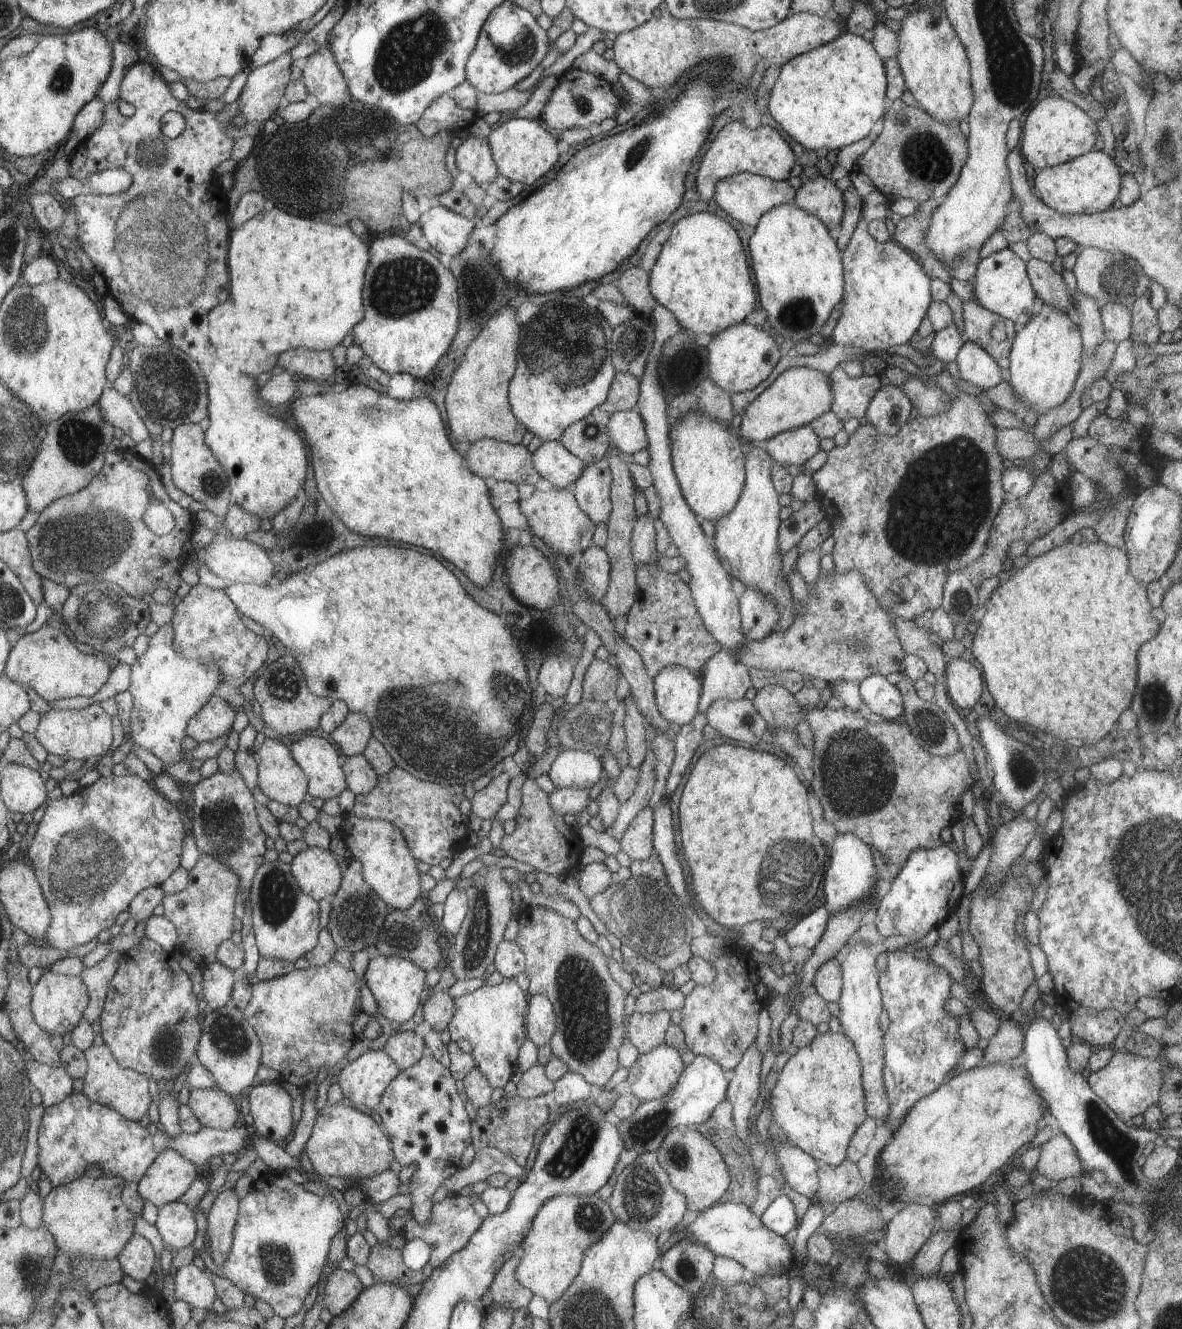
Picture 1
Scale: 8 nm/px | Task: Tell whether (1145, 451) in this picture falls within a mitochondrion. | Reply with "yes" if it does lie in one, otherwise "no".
no

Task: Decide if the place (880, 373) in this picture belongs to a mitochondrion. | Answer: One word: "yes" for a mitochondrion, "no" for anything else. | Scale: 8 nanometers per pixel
no

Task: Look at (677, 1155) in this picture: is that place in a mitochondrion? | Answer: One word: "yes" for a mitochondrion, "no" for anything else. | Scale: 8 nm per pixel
yes

